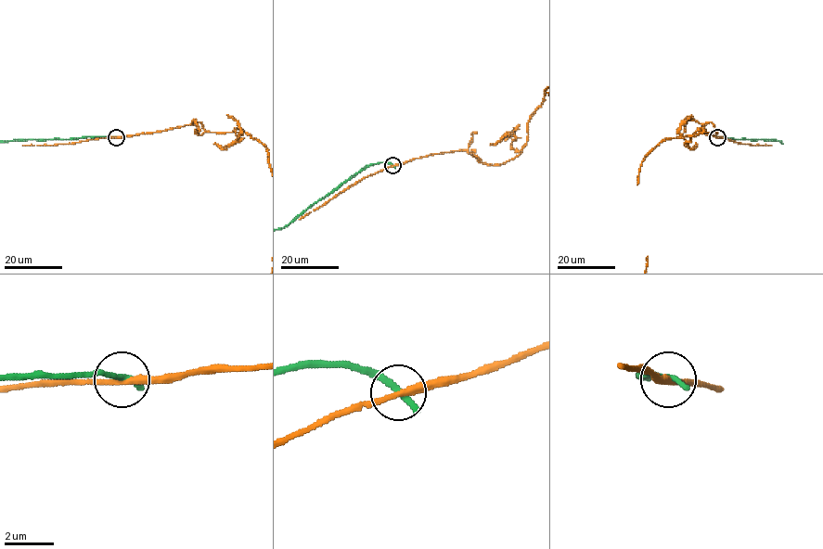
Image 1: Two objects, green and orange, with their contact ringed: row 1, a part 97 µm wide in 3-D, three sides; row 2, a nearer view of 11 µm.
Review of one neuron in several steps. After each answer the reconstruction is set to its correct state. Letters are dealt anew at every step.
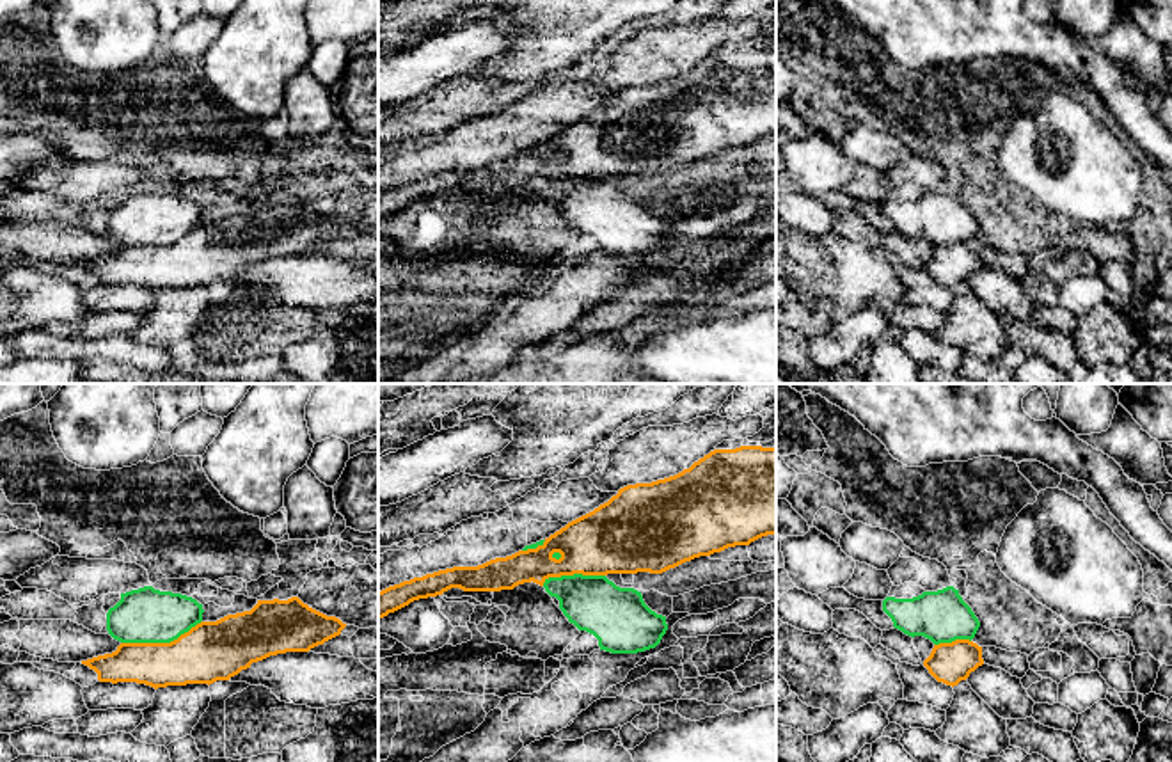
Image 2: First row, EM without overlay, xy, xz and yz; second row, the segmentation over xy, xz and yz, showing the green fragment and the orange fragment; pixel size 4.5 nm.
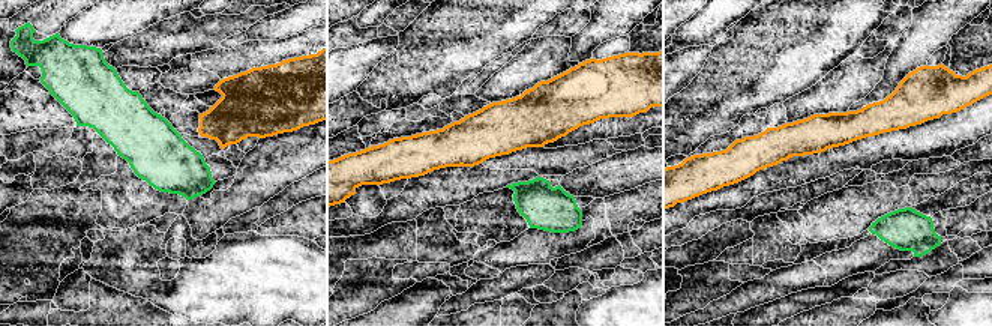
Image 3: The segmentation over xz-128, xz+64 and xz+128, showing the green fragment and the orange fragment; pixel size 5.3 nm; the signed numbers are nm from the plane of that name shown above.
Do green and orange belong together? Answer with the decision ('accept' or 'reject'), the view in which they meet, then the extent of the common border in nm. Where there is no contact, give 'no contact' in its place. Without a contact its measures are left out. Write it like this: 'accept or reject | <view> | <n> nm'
reject | xy | 380 nm

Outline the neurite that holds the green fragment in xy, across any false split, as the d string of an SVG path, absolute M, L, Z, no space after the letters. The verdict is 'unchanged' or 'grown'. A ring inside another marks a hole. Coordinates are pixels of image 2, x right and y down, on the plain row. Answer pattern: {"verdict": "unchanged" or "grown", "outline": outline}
{"verdict": "unchanged", "outline": "M144 188L121 195L121 202L107 215L107 233L121 245L170 245L201 226L202 215L202 206L192 199Z"}

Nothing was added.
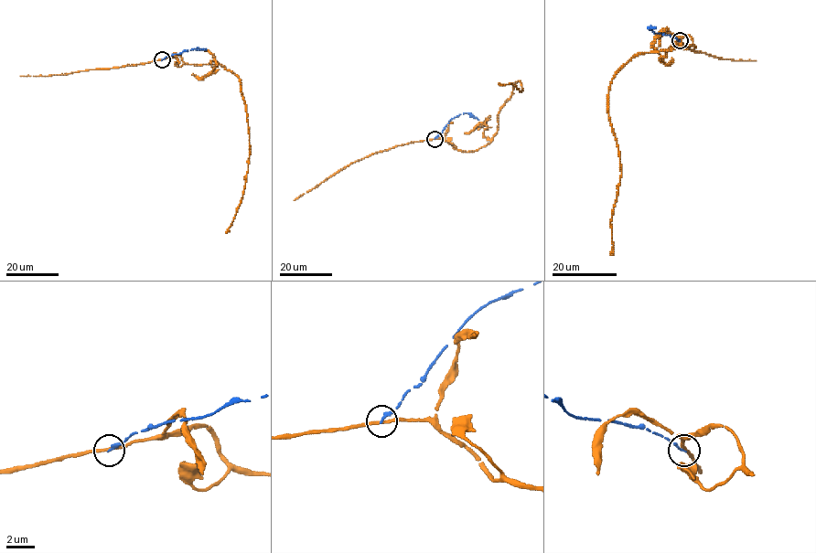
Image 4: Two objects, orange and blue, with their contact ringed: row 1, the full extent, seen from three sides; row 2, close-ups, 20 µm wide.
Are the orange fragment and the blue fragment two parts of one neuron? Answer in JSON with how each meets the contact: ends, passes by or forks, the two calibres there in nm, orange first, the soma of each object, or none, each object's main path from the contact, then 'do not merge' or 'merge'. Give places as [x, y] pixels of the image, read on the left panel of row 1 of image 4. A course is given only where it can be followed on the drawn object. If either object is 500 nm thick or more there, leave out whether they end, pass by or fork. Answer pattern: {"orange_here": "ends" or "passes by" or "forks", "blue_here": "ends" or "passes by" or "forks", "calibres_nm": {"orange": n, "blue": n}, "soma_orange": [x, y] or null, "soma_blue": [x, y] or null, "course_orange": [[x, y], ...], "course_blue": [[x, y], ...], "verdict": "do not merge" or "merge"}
{"orange_here": "passes by", "blue_here": "ends", "calibres_nm": {"orange": 190, "blue": 190}, "soma_orange": null, "soma_blue": null, "course_orange": [[161, 60], [178, 56], [192, 65], [221, 65], [241, 87], [248, 169], [225, 233]], "course_blue": [[162, 60], [184, 51], [206, 48]], "verdict": "do not merge"}

